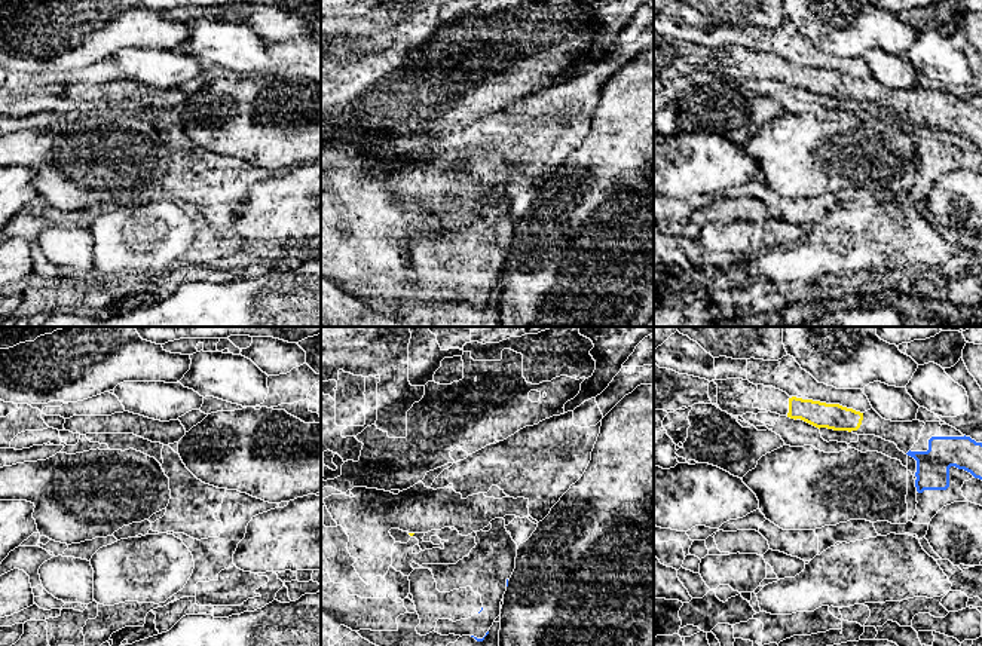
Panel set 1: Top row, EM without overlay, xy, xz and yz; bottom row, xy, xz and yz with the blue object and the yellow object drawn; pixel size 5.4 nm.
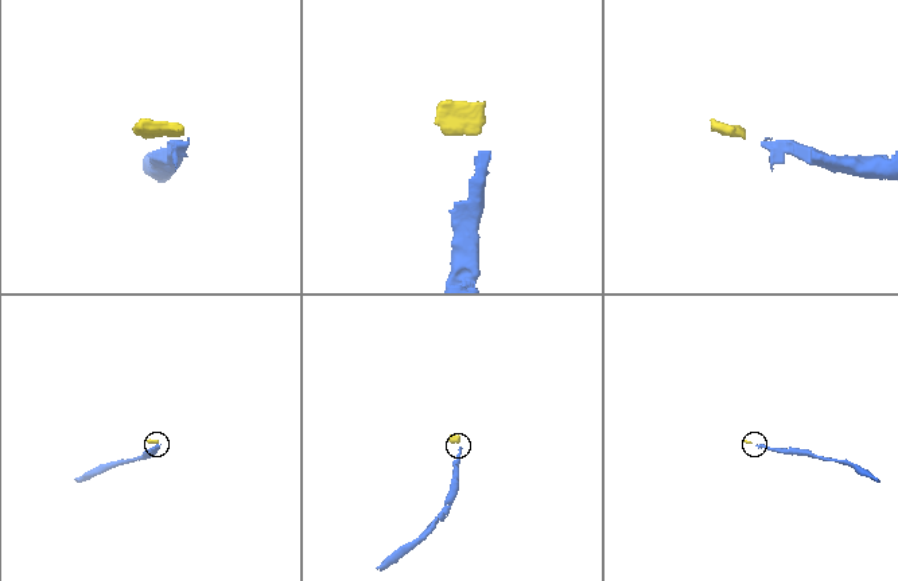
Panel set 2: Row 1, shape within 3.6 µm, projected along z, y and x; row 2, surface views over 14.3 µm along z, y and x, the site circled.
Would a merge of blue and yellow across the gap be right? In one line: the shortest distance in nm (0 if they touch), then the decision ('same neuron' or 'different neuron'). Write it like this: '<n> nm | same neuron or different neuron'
300 nm | same neuron

